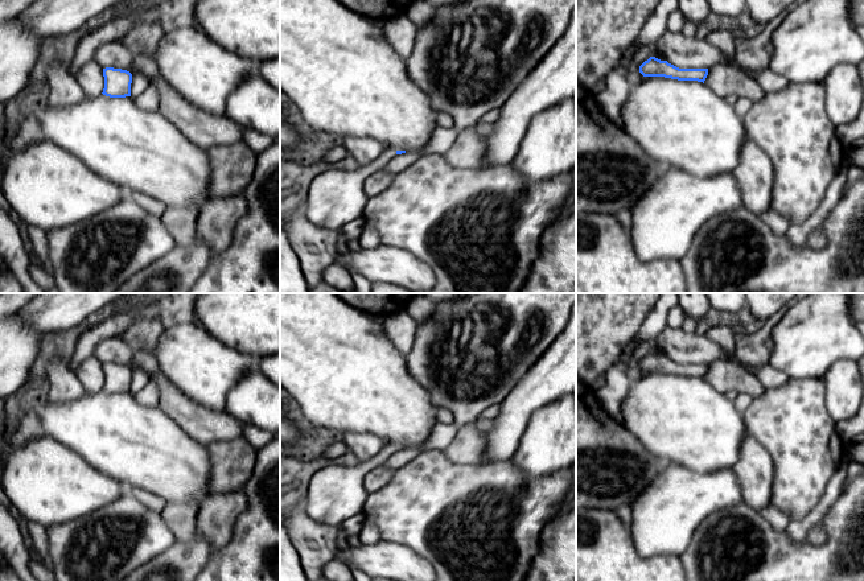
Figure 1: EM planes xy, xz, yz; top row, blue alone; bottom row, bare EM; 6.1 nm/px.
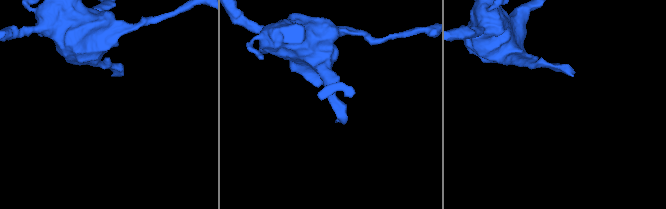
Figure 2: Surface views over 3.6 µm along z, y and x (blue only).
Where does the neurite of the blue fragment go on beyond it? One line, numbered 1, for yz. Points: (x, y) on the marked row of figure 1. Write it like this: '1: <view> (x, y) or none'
1: none

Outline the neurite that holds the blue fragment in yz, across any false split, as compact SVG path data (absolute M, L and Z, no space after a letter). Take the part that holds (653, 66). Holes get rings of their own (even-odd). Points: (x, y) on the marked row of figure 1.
M650 57L639 66L639 73L643 77L665 77L678 81L705 81L708 69L679 69L667 61L661 61L655 57Z

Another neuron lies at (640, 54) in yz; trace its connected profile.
M637 40L630 45L630 48L625 51L631 53L631 63L624 70L628 79L635 85L641 83L642 81L647 79L649 77L643 77L639 73L639 66L647 61L650 57L655 57L661 61L666 61L662 54L655 49L654 44L647 46L641 46Z

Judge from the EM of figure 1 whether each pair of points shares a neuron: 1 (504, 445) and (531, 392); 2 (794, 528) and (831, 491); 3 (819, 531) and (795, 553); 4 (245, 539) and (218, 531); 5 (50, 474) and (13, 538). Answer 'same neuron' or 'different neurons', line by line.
1: same neuron
2: same neuron
3: different neurons
4: different neurons
5: different neurons

